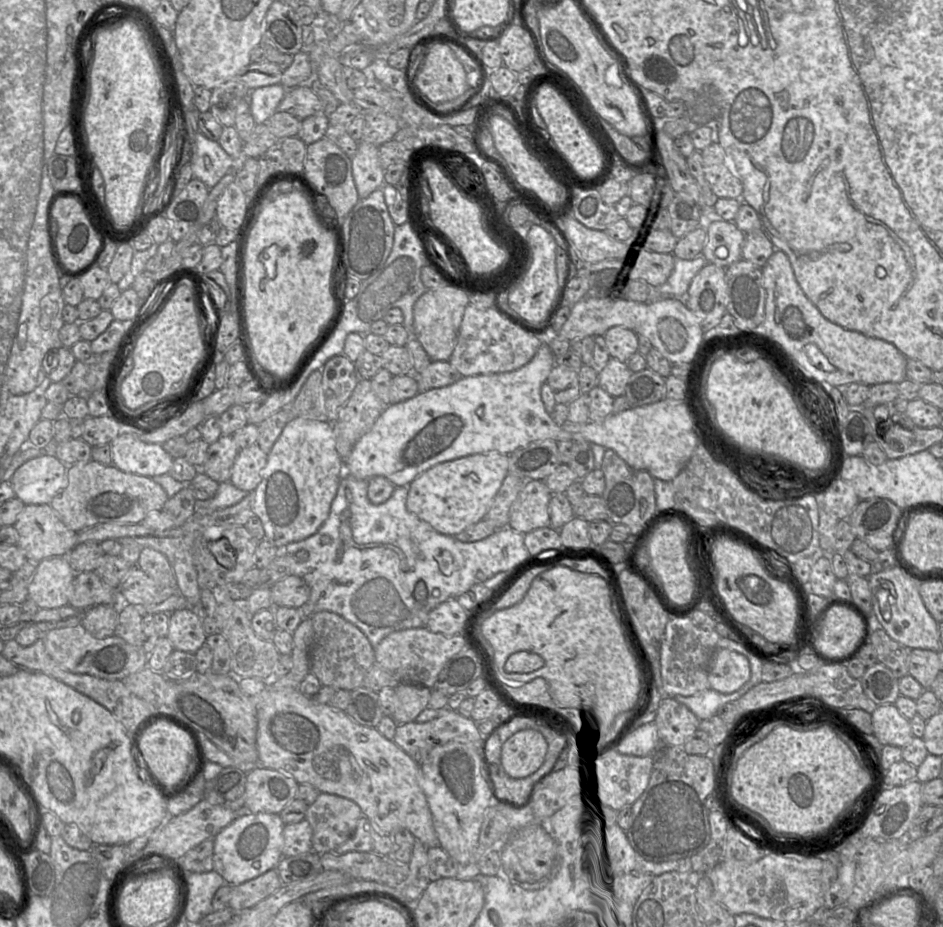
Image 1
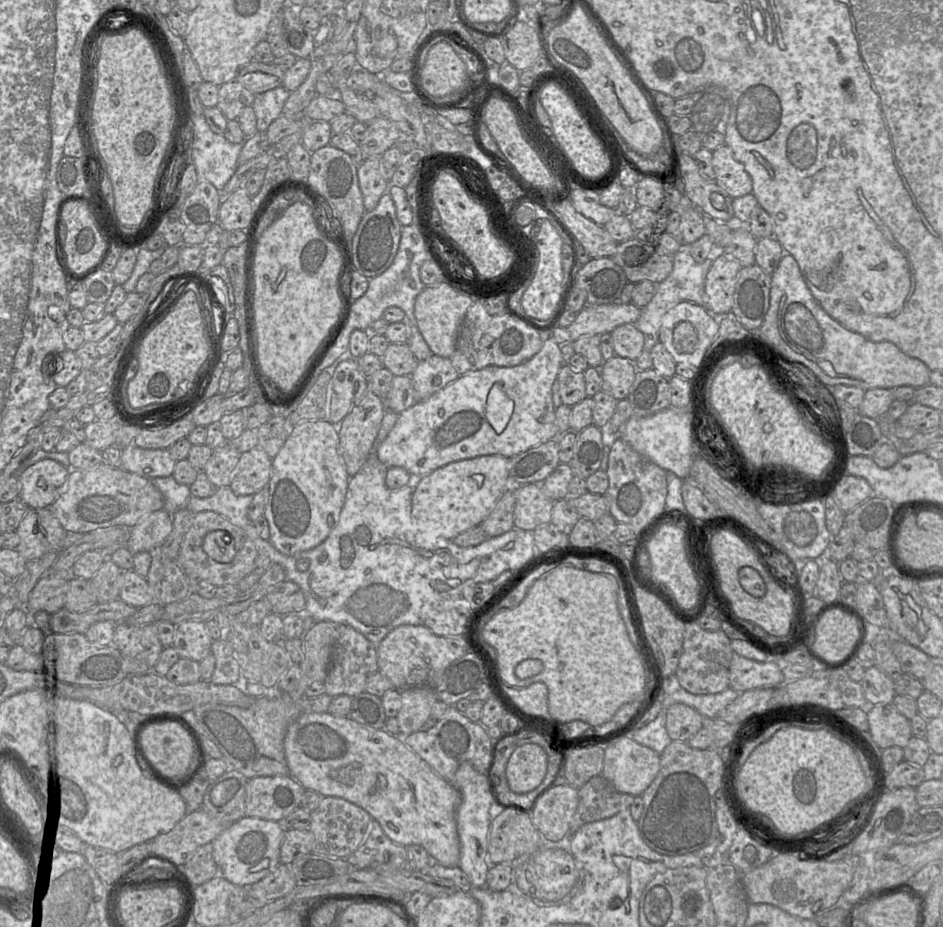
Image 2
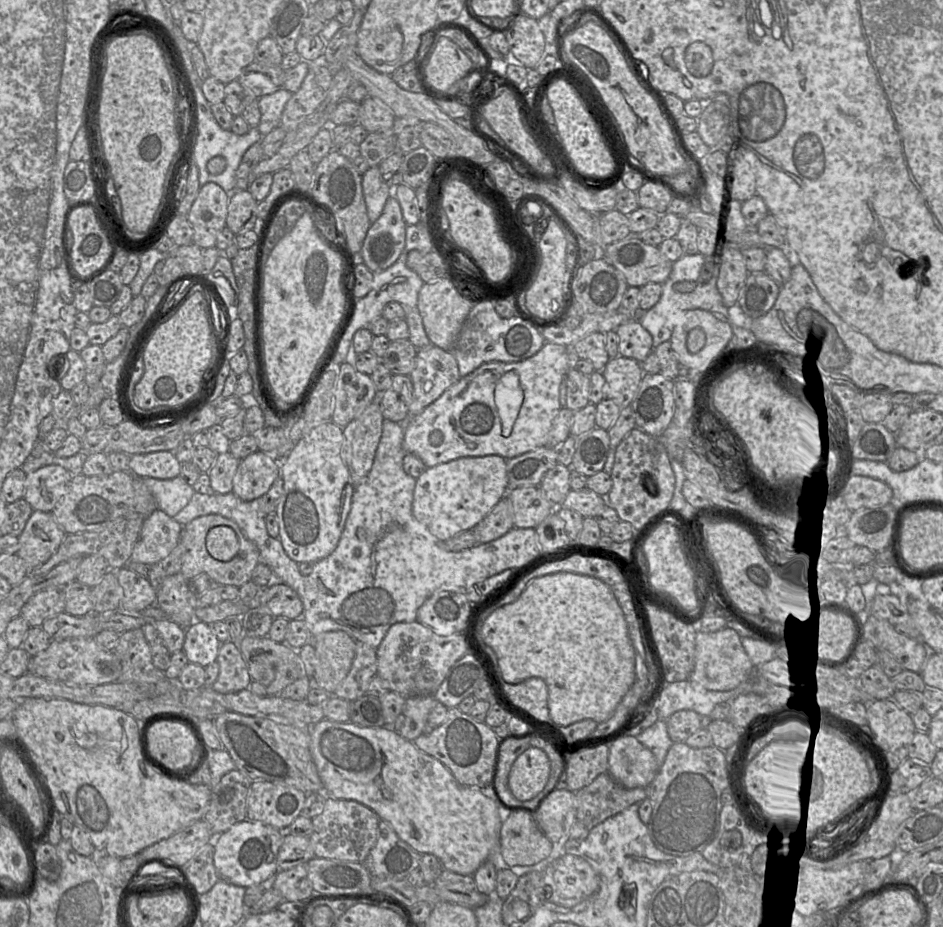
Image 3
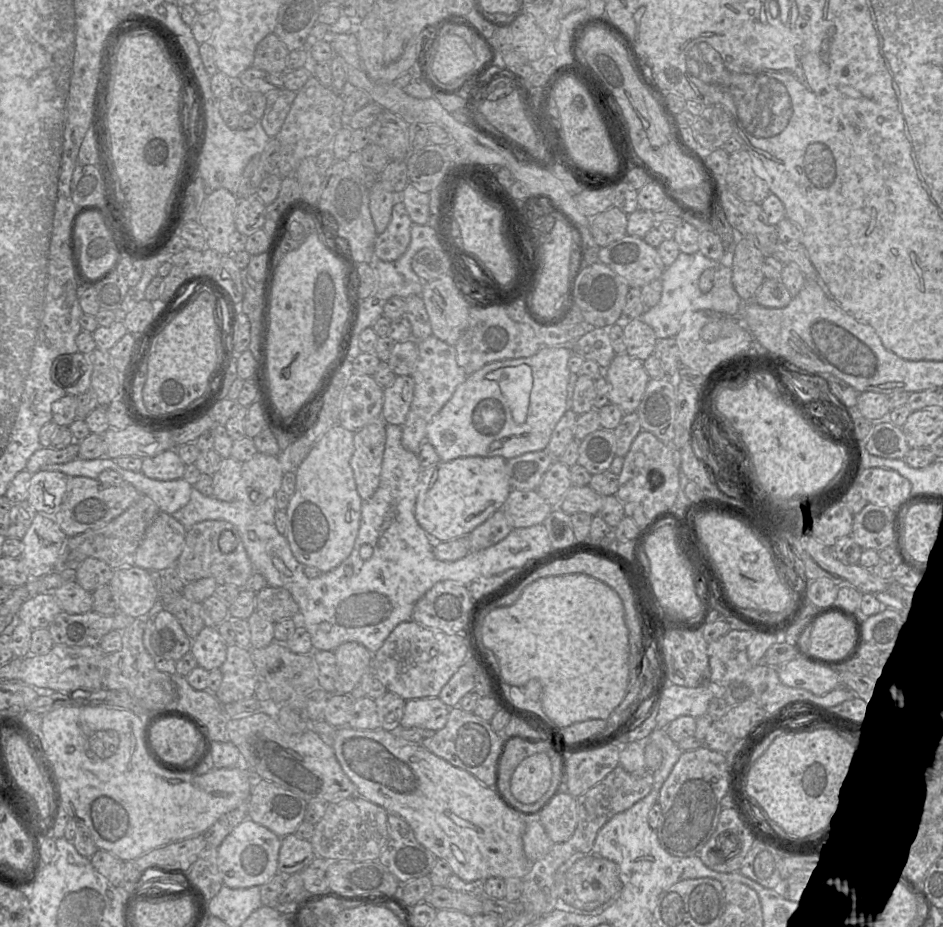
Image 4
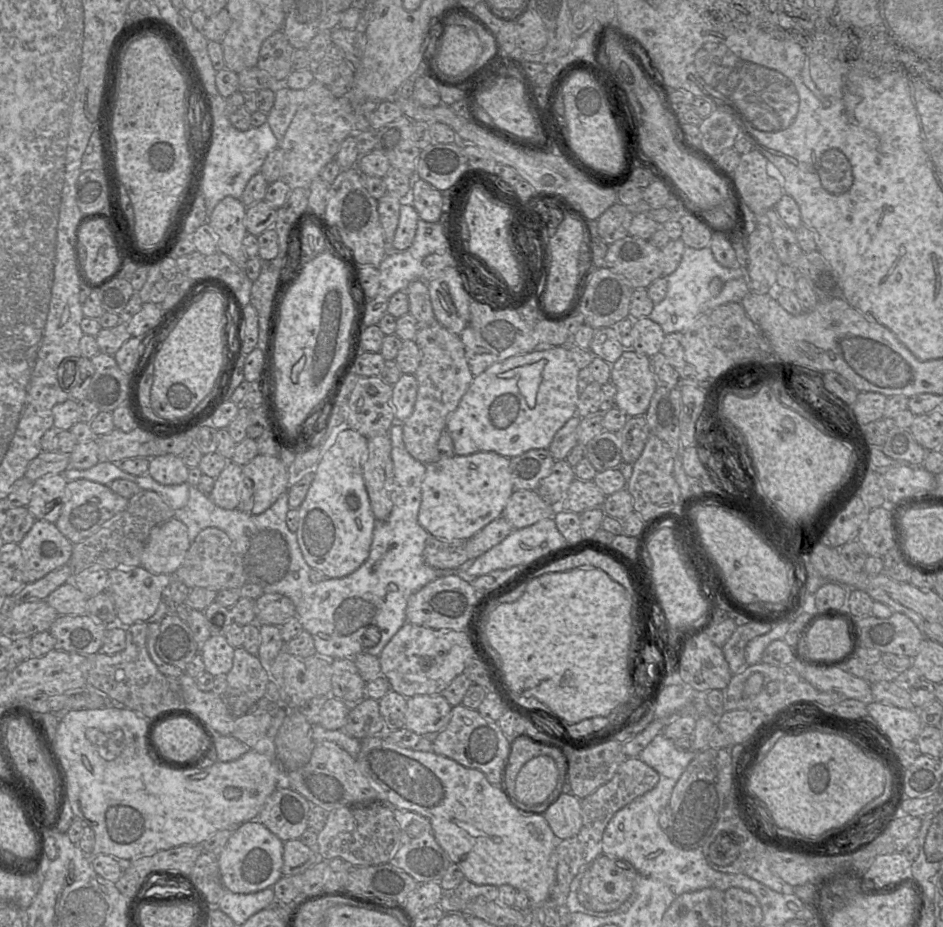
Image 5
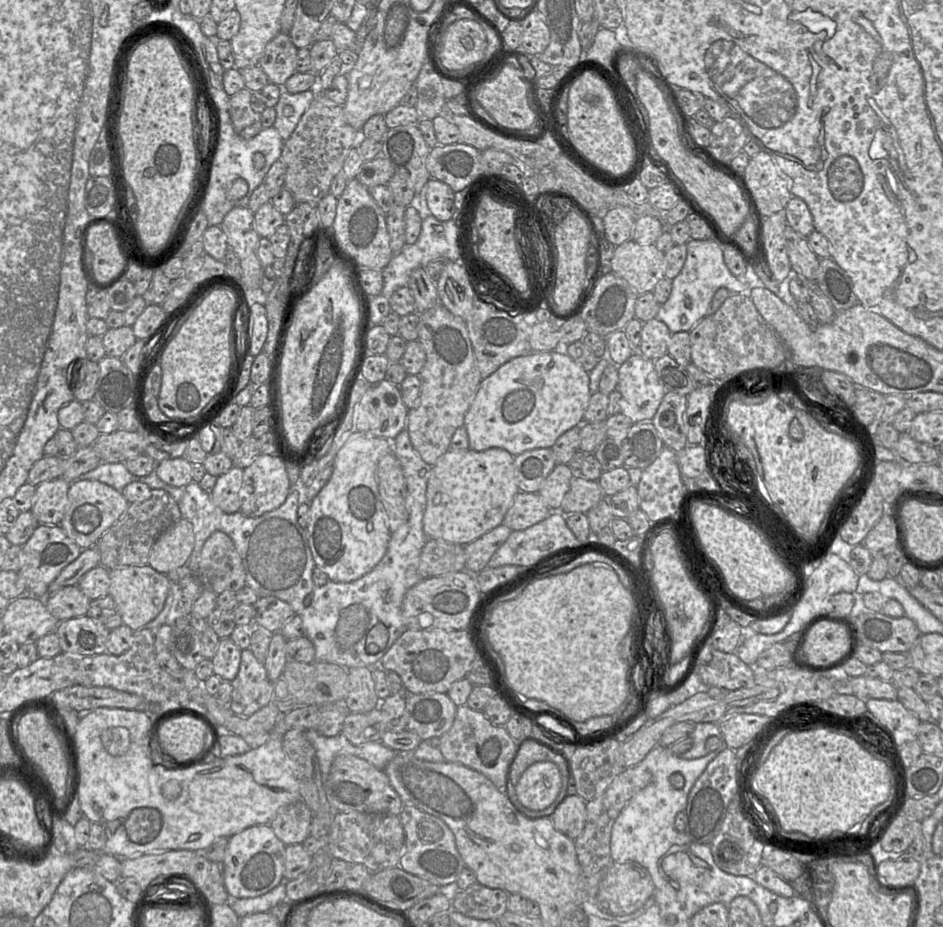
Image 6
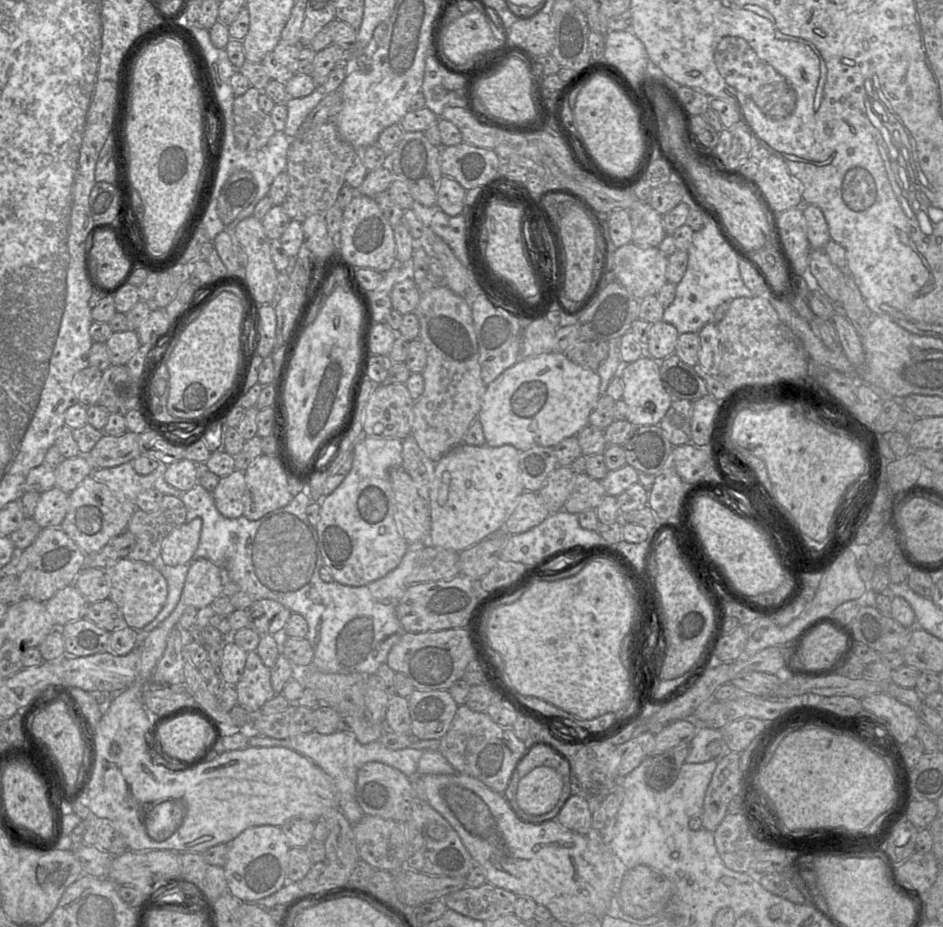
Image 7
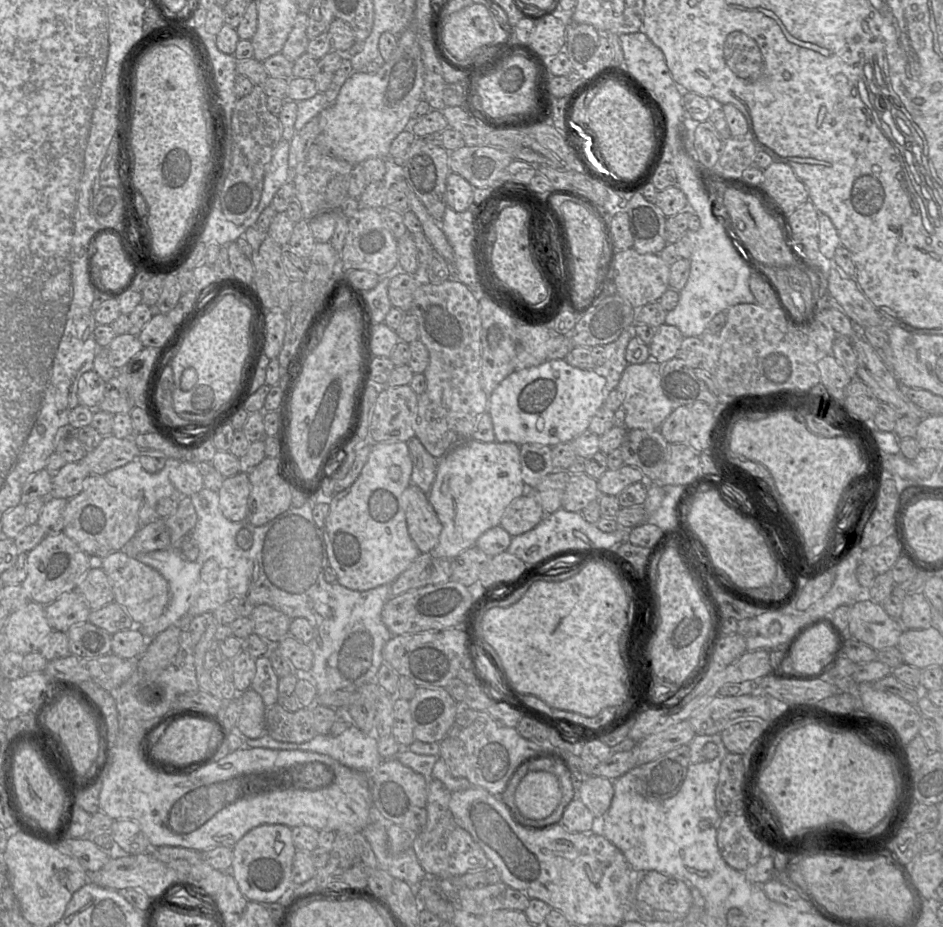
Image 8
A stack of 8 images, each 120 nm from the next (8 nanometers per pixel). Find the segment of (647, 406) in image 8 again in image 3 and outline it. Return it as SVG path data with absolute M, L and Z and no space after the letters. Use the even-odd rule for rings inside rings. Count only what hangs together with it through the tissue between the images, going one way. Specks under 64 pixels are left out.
M624 356L609 359L602 370L605 396L620 407L630 406L644 375L641 363Z

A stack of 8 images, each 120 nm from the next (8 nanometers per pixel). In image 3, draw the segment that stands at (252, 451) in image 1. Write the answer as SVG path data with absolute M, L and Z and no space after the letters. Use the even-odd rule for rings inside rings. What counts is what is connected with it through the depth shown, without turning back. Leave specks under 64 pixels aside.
M258 450L240 460L232 492L243 501L265 495L280 477L280 462Z

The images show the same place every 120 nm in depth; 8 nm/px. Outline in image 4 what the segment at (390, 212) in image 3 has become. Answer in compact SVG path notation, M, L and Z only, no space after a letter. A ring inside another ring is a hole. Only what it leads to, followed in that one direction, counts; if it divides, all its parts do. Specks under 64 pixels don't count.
M403 202L392 208L391 220L384 232L377 235L374 244L375 258L390 262L401 257L411 239L412 220Z

